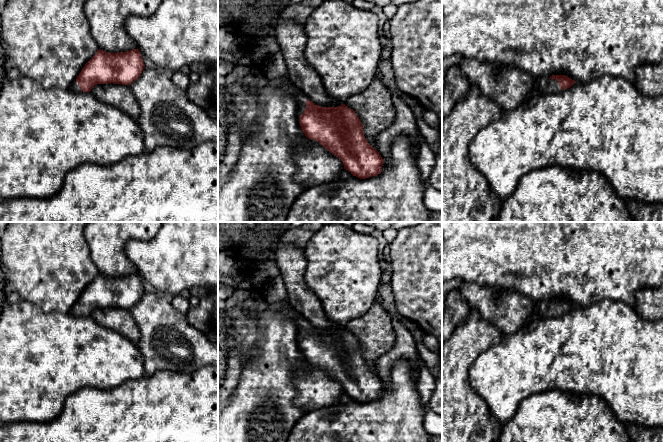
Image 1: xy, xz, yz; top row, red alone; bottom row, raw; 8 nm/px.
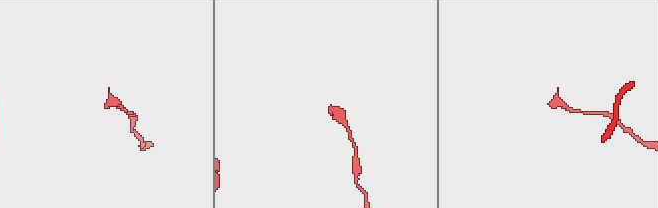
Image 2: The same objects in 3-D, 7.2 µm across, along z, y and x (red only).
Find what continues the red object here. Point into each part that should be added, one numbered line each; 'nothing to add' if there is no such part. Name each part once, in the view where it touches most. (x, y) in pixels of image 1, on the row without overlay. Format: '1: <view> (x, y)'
1: xz (283, 305)

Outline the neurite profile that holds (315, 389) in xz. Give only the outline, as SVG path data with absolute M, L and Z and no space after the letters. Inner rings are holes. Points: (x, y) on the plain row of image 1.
M307 362L306 370L298 369L295 371L293 383L296 390L294 405L302 408L306 413L328 406L338 405L340 403L340 397L344 393L341 383L330 377L318 365L309 362Z

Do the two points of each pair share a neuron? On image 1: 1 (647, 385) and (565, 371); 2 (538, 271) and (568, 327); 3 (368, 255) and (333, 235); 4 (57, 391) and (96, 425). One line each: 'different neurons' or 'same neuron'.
1: same neuron
2: different neurons
3: same neuron
4: different neurons

